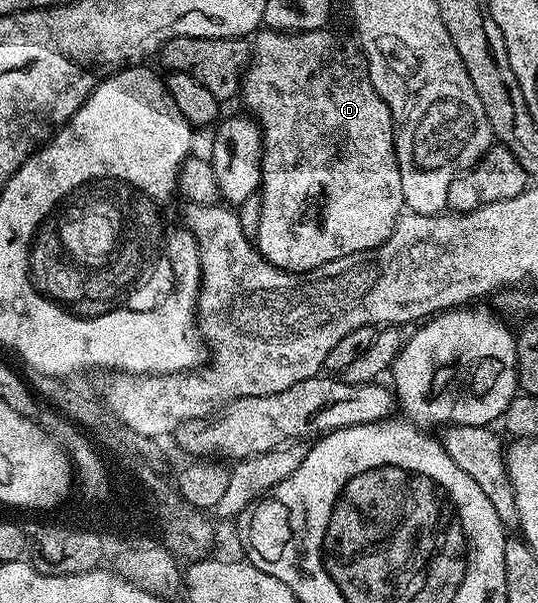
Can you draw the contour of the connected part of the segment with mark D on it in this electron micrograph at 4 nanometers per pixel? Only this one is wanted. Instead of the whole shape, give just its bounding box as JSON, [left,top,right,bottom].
[240,28,404,272]

